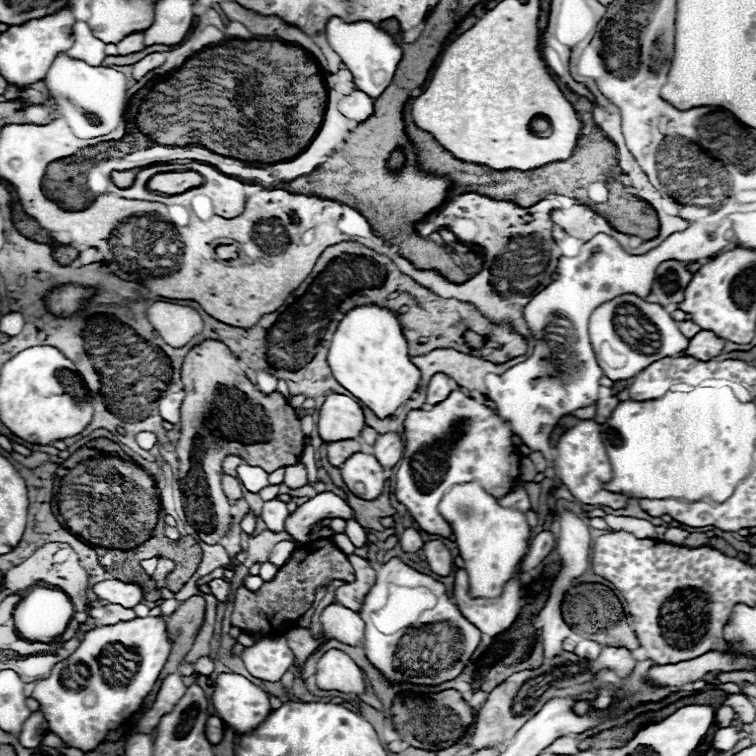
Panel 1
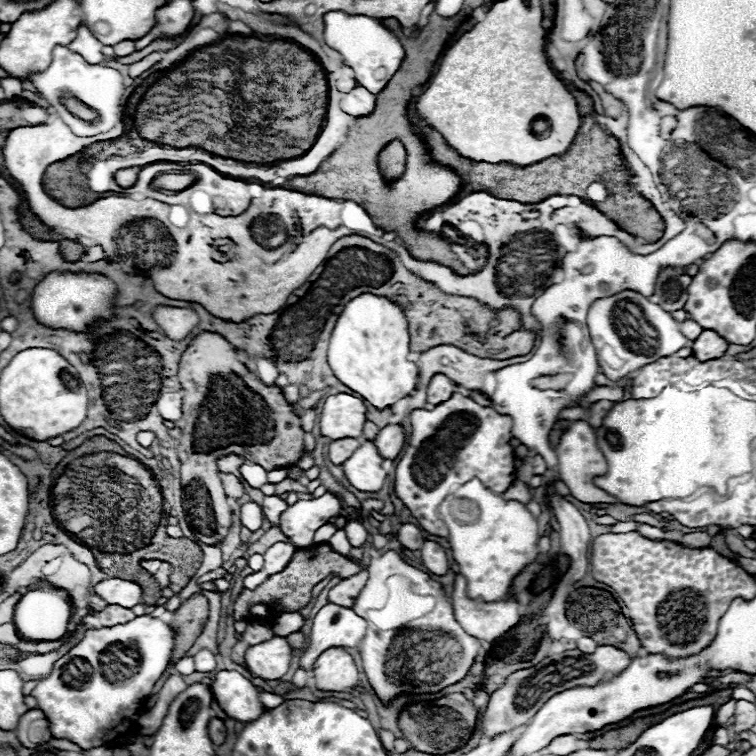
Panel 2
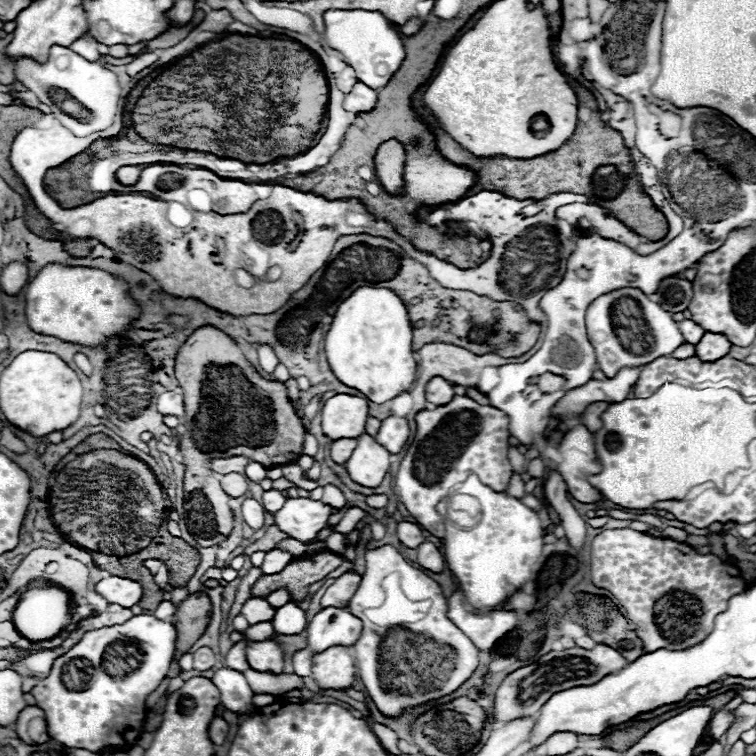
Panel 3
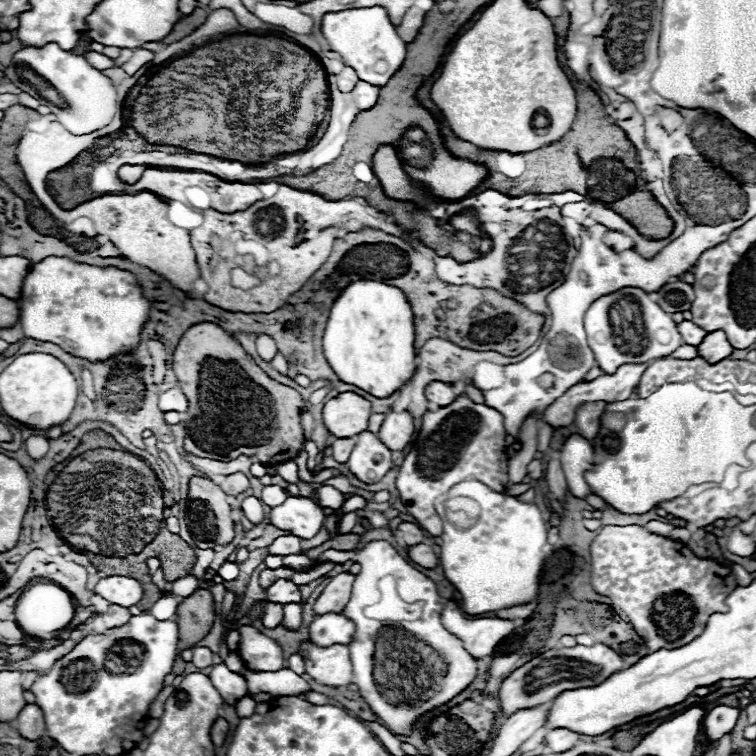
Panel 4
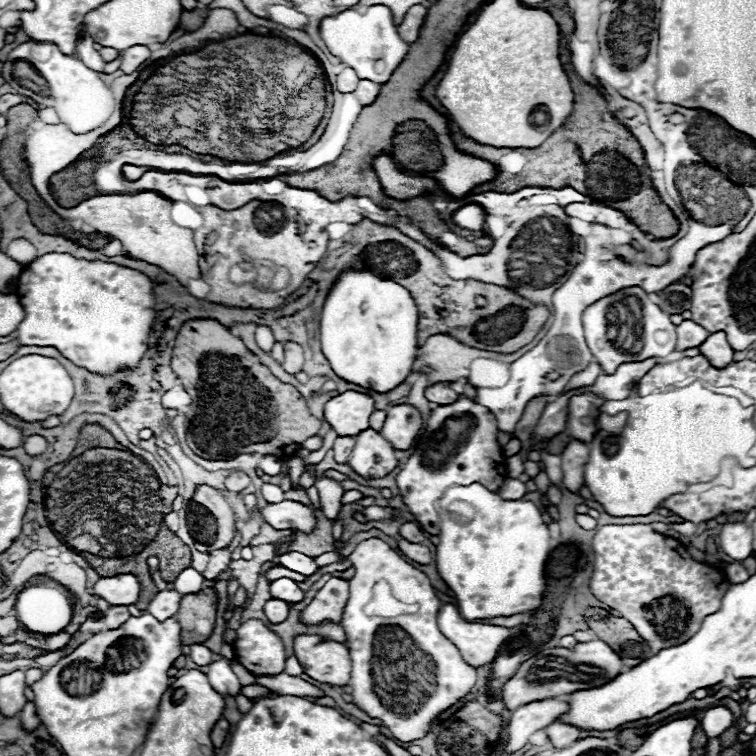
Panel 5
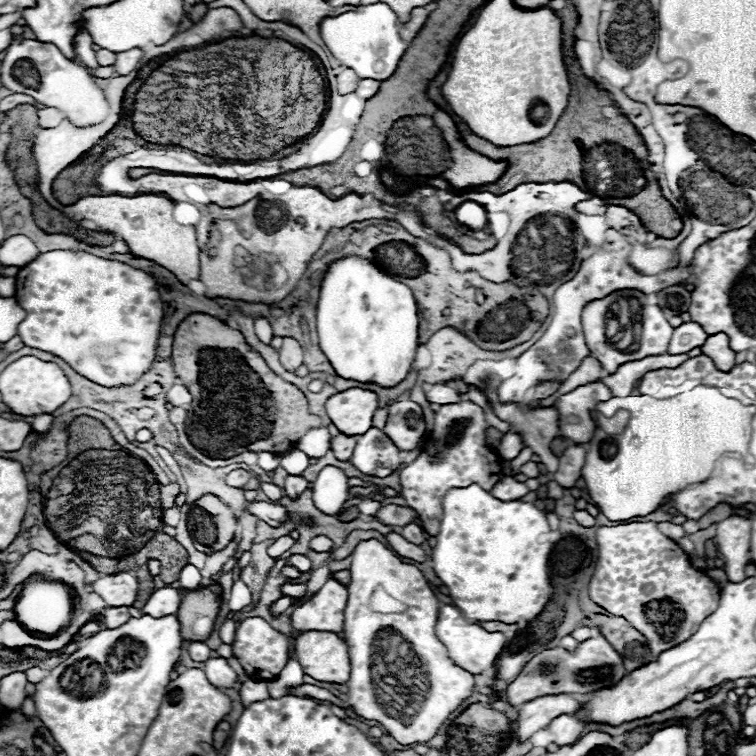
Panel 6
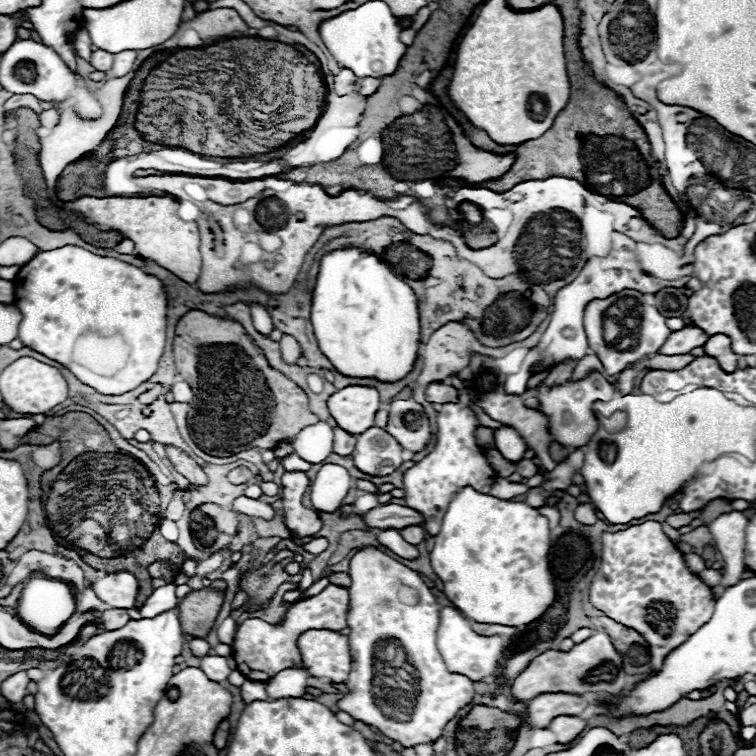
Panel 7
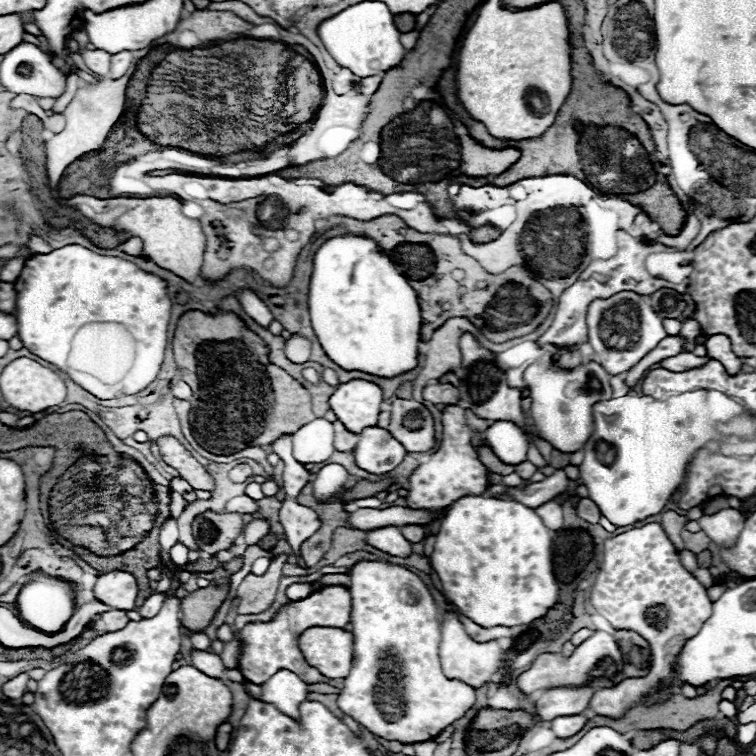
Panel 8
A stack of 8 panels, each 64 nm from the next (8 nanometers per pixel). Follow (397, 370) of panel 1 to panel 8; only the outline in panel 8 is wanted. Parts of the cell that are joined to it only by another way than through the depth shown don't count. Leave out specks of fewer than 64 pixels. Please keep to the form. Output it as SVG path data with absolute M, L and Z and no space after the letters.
M358 236L330 238L318 248L308 310L320 346L342 370L394 378L416 368L422 326L418 294L372 240Z

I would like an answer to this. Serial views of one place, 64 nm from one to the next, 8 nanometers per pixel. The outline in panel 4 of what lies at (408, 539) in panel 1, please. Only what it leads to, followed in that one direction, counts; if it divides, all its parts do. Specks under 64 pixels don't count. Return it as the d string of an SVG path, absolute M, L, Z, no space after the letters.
M402 522L398 526L398 534L406 542L406 546L414 546L414 544L424 542L424 530L418 524L412 524L412 522Z

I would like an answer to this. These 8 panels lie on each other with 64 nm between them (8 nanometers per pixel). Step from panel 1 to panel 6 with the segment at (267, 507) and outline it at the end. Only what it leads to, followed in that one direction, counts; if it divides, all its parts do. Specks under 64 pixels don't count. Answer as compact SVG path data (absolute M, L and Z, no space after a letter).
M262 482L262 484L260 484L260 488L262 488L262 492L264 492L272 502L276 502L276 500L280 500L280 498L284 496L284 490L282 490L282 488L278 488L276 484Z

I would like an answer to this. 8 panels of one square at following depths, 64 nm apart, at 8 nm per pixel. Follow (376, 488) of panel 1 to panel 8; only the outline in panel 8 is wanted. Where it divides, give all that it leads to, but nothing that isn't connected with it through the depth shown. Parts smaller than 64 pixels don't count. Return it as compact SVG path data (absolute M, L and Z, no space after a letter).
M378 426L364 428L354 448L356 464L370 474L388 474L402 462L404 454L404 446L388 430Z

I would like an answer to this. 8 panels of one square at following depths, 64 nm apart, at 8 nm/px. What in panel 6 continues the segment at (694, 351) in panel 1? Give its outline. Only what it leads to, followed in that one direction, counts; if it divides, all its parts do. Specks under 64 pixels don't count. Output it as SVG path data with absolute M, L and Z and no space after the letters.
M724 332L708 336L708 340L700 348L702 348L702 354L706 354L706 356L710 356L714 360L714 366L718 370L728 372L734 366L734 356L736 354L728 346L728 336Z

